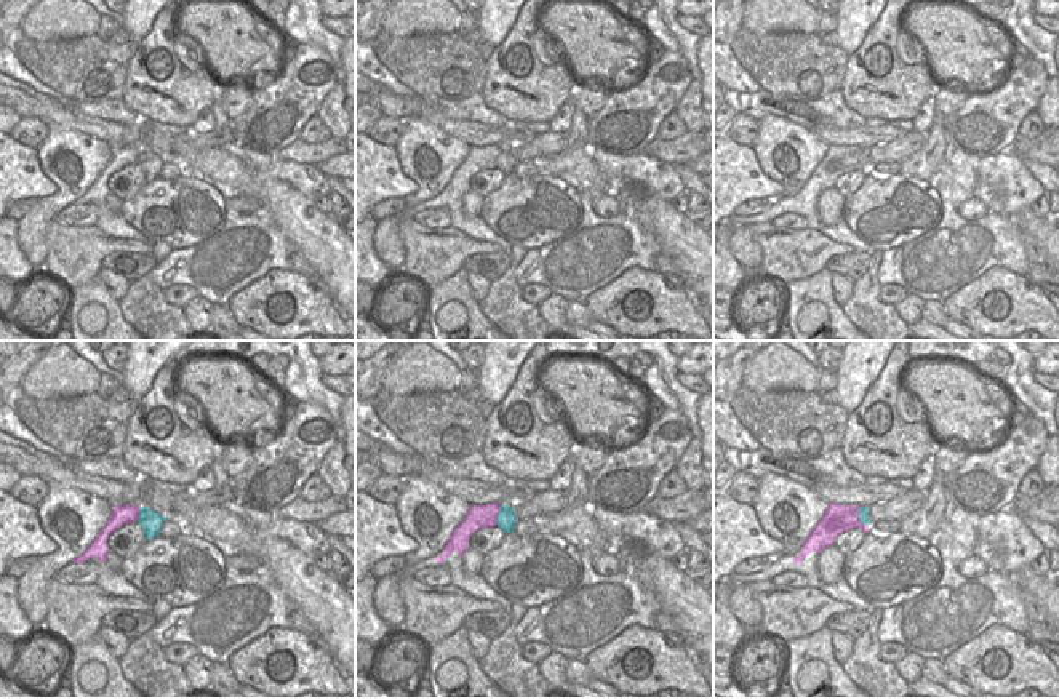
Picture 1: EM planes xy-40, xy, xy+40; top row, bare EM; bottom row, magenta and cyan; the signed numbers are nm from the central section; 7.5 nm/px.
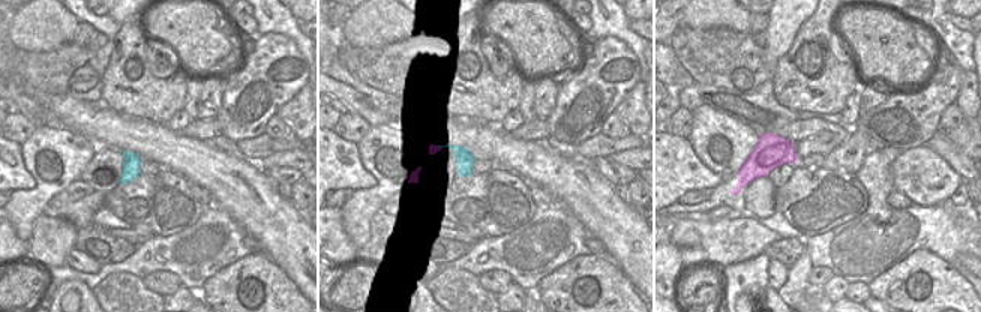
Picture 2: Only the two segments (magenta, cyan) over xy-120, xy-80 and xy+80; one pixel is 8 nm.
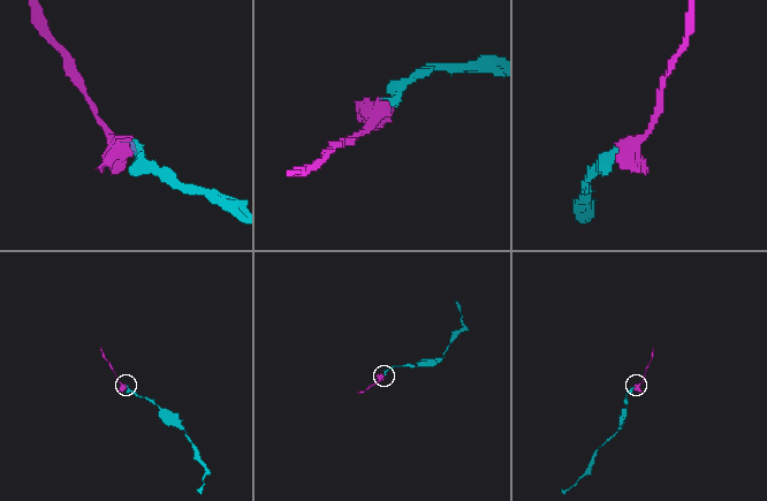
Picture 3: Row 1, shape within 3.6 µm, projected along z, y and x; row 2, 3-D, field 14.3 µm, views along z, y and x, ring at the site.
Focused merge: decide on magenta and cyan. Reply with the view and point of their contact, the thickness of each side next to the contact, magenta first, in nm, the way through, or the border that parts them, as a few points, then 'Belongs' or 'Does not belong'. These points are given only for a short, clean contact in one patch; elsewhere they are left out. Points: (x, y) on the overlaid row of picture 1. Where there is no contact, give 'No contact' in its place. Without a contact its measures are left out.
Touches magenta at xy+40 (858, 517). Thickness 220 nm (magenta) against 80 nm. Path across: xy+40 (839, 519), (858, 517), (864, 519). Belongs

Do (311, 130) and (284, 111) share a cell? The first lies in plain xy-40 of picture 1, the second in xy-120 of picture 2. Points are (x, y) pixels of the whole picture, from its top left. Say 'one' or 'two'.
two

